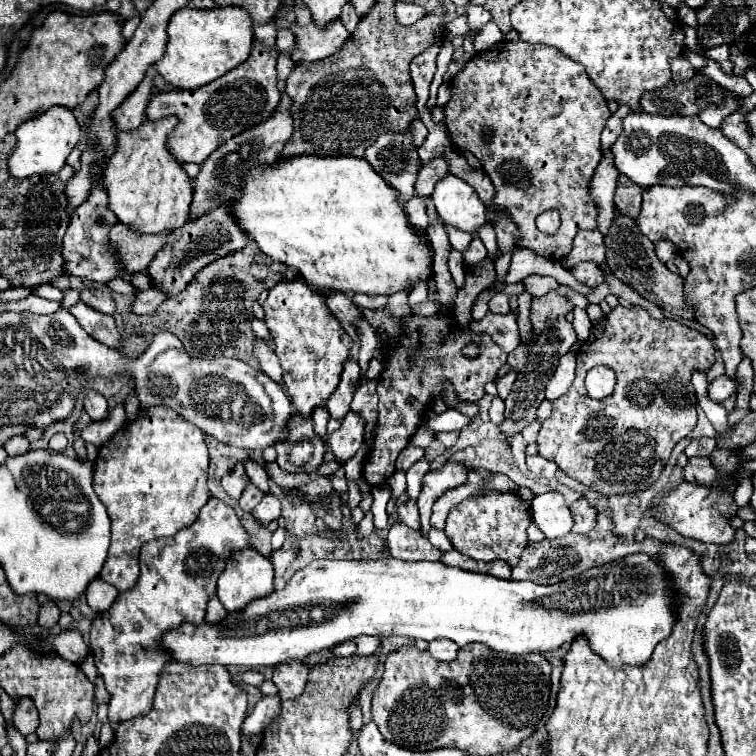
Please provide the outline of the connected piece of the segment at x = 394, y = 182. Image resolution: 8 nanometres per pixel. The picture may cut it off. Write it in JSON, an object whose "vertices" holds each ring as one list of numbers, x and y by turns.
{"vertices":[[383,133,365,149,365,159,377,175,381,175,405,203,415,193,417,179,417,149,411,143,411,133]]}

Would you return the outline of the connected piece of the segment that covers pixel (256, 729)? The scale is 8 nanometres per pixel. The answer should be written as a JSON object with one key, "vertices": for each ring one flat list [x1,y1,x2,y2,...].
{"vertices":[[261,697,257,707,253,709,251,715,247,715,247,719,243,721,243,735,247,737,247,741,251,741,251,737,255,733,261,733,269,721,275,717,275,713,279,713,279,705,281,699,279,697]]}

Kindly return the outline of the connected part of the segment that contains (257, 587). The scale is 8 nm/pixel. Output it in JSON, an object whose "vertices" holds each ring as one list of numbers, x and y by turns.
{"vertices":[[253,547,235,551,217,579,217,595,231,613,273,589,273,565]]}

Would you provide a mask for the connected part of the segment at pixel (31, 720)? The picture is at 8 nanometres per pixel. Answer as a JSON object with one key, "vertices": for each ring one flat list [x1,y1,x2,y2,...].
{"vertices":[[21,699,17,703,17,709,15,709,15,717,13,717,13,725,23,733,23,735,29,735,29,733,35,733,37,727,39,727,39,715,37,715,37,709,35,709,35,703,31,699]]}

